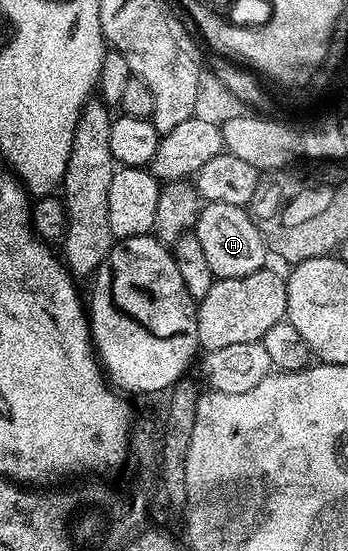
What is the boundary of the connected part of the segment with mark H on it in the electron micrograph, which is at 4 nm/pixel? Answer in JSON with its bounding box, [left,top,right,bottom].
[194,203,269,278]

